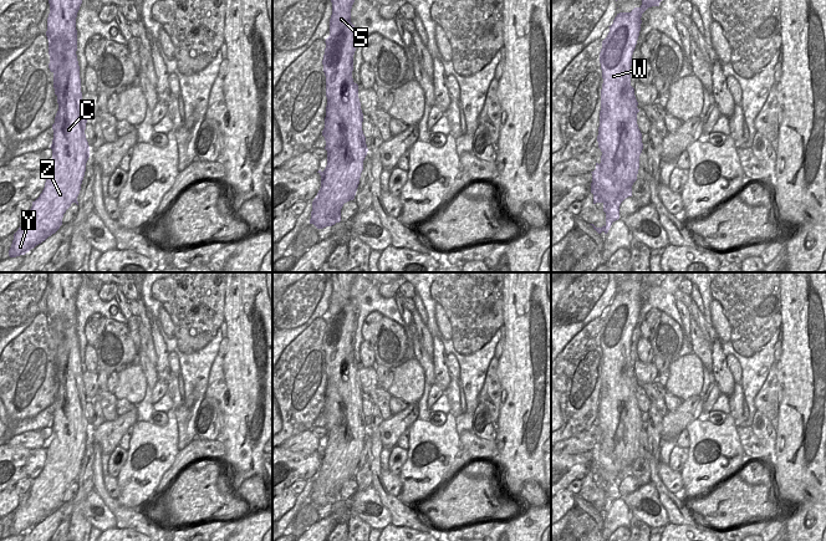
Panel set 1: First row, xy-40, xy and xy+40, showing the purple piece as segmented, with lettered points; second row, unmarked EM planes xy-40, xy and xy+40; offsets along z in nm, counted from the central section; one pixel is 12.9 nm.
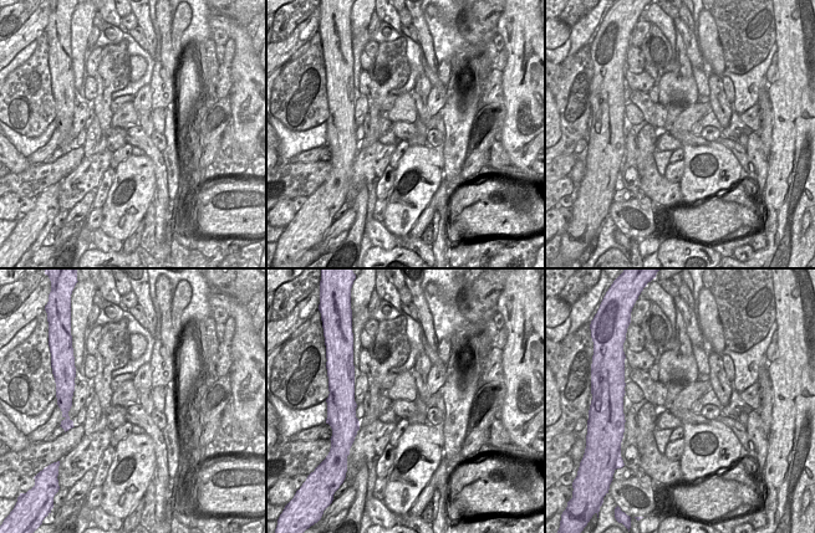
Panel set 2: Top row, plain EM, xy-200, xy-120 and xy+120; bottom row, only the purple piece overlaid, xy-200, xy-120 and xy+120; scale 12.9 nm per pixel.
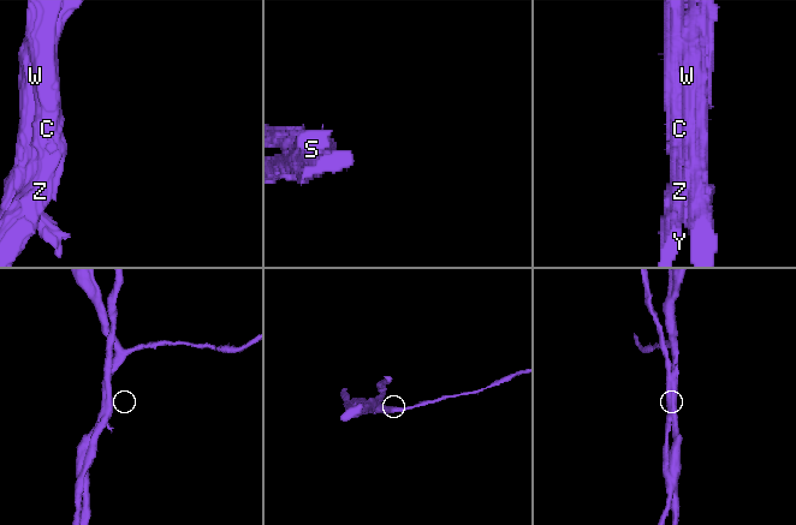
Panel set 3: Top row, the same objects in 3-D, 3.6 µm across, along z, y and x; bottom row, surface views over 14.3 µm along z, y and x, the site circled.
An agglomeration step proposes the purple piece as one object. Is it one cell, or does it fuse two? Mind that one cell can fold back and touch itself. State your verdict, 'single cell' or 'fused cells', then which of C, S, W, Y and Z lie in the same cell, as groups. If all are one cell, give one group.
fused cells; groups C S Y Z / W

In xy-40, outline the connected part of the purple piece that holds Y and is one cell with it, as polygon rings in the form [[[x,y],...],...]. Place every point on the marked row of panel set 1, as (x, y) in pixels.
[[[49,0],[49,4],[47,40],[65,40],[65,58],[58,70],[58,81],[65,86],[65,92],[58,95],[56,138],[51,144],[58,150],[60,158],[53,164],[50,185],[58,188],[42,204],[31,206],[26,224],[14,234],[10,257],[25,255],[60,229],[66,210],[72,203],[78,205],[77,197],[90,158],[76,55],[76,17],[82,0]]]

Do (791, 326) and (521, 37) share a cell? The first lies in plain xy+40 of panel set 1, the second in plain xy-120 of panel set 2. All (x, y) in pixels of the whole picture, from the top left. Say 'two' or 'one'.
one

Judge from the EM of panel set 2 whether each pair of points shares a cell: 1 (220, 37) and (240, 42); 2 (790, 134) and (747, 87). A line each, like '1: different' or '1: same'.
1: different
2: different

